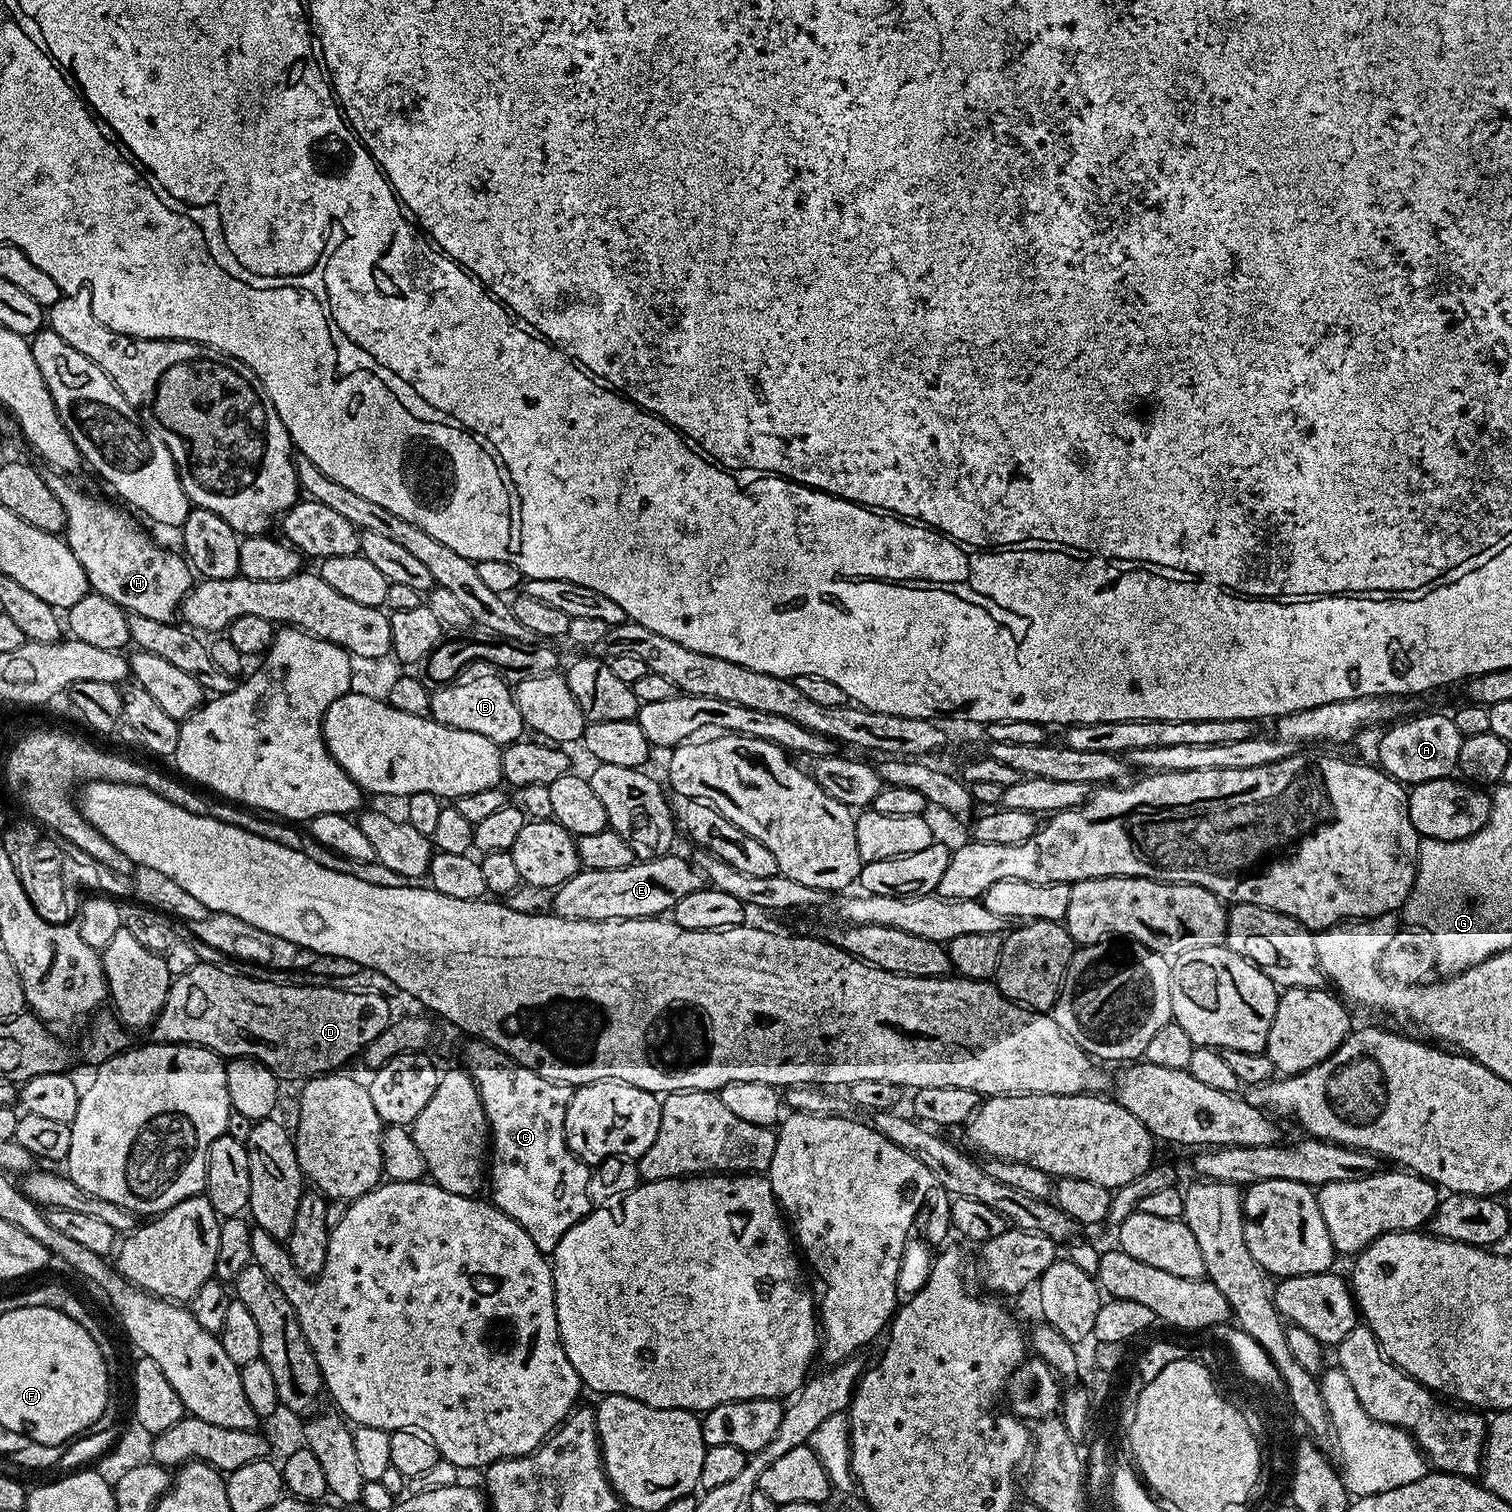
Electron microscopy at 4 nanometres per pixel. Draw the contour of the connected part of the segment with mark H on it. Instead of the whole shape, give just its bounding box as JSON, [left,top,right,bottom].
[47,474,194,622]

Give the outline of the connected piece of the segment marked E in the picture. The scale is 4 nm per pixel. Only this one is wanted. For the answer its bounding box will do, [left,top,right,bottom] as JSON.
[551,854,702,920]

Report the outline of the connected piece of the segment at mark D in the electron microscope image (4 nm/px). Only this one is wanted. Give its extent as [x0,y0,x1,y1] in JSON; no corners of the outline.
[151,963,394,1074]

